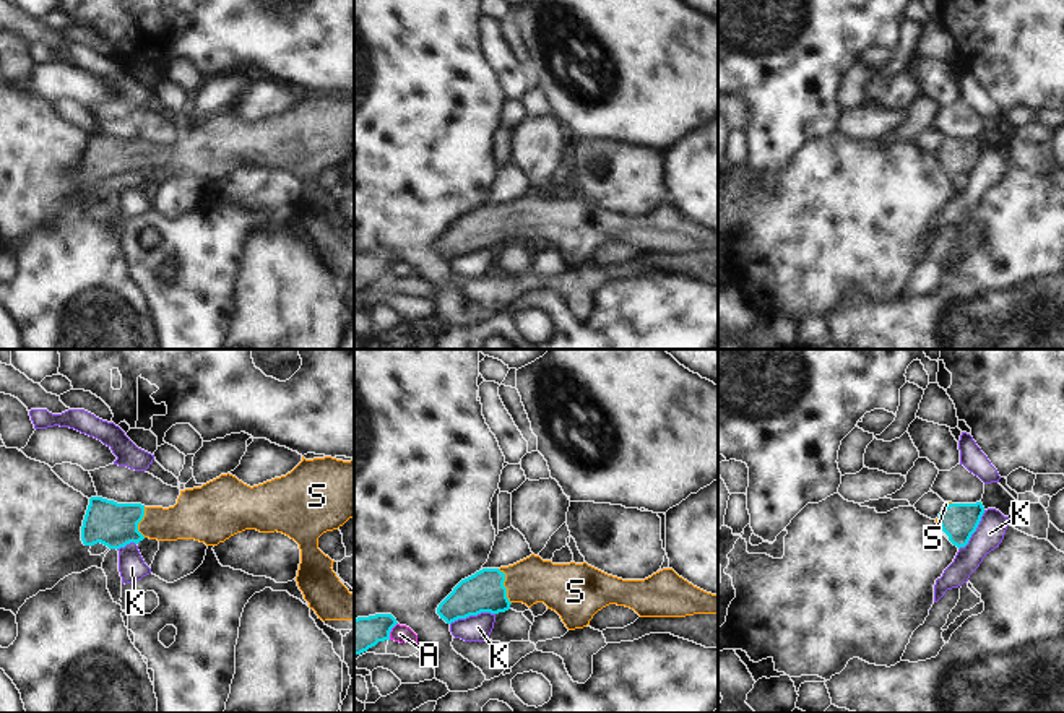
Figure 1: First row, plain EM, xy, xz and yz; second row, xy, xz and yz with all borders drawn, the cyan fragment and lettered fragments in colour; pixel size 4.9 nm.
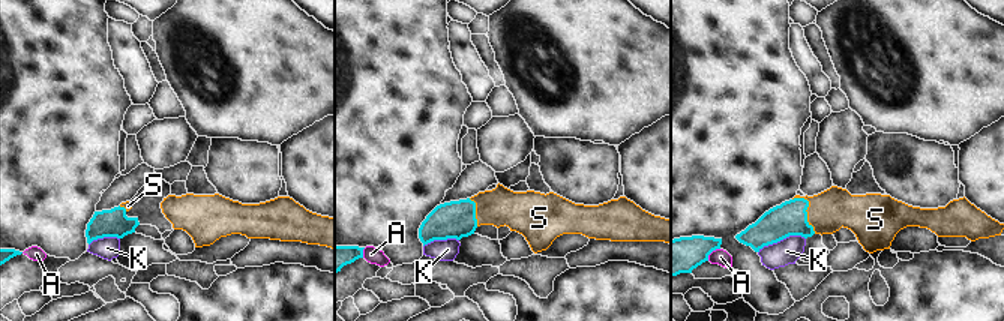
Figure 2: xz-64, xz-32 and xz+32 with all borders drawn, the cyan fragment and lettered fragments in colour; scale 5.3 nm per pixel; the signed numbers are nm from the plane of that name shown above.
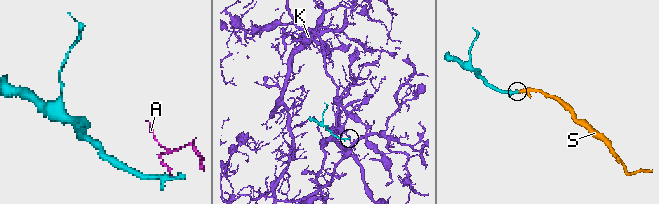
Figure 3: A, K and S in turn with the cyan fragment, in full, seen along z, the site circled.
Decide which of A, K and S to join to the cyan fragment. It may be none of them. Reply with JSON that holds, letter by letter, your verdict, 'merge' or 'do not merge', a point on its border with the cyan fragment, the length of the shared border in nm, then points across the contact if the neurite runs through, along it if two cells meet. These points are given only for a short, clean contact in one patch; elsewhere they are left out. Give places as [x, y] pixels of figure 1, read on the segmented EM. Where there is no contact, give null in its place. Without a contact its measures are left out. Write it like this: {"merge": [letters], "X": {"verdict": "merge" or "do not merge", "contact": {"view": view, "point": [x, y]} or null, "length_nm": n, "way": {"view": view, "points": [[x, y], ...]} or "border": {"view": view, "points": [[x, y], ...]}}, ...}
{"merge": ["S"], "A": {"verdict": "do not merge", "contact": {"view": "xz", "point": [390, 630]}, "length_nm": 100, "border": {"view": "xz", "points": [[397, 622], [389, 639]]}}, "K": {"verdict": "do not merge", "contact": {"view": "xz", "point": [471, 614]}, "length_nm": 240}, "S": {"verdict": "merge", "contact": {"view": "xz", "point": [502, 585]}, "length_nm": 190, "way": {"view": "xz", "points": [[484, 592], [502, 585], [532, 580]]}}}

